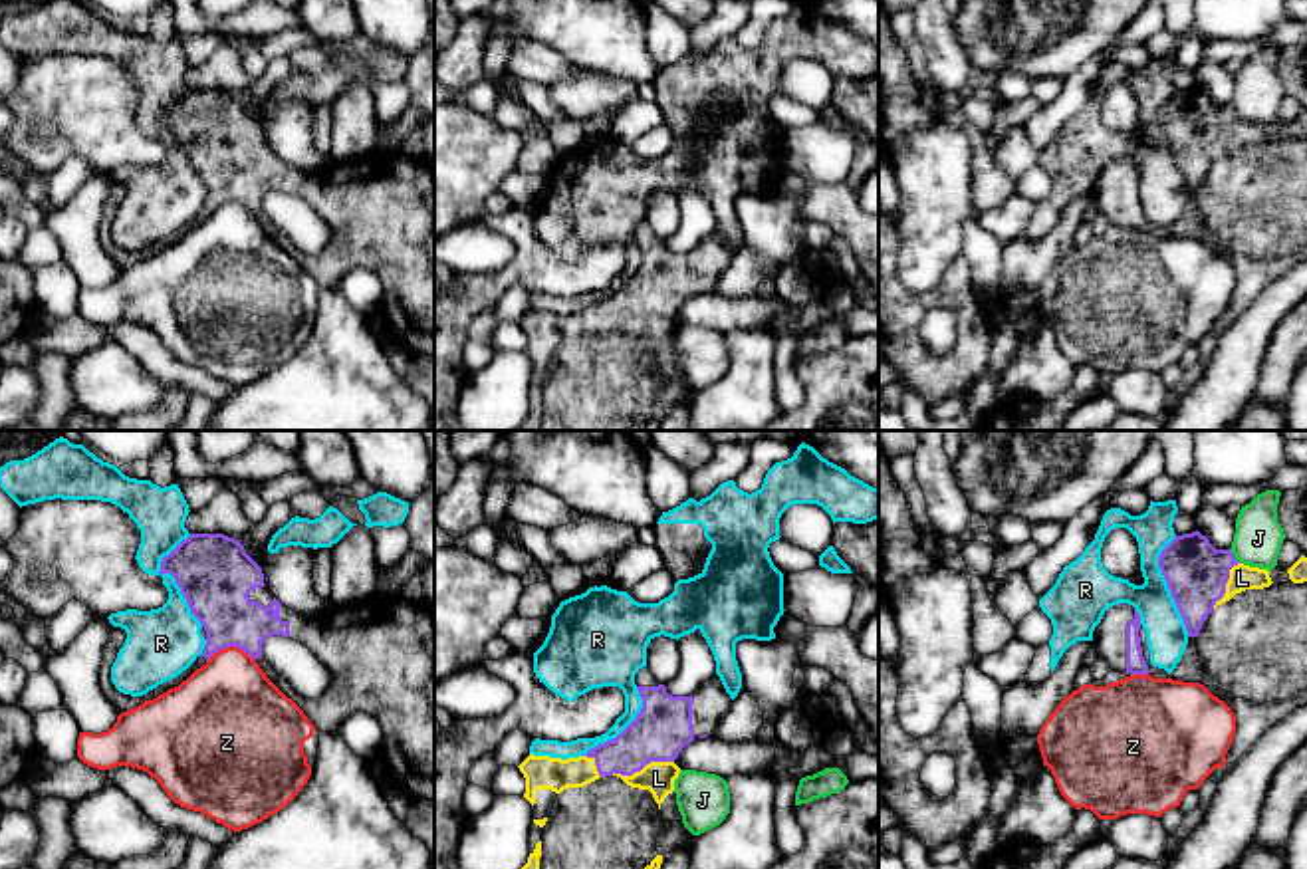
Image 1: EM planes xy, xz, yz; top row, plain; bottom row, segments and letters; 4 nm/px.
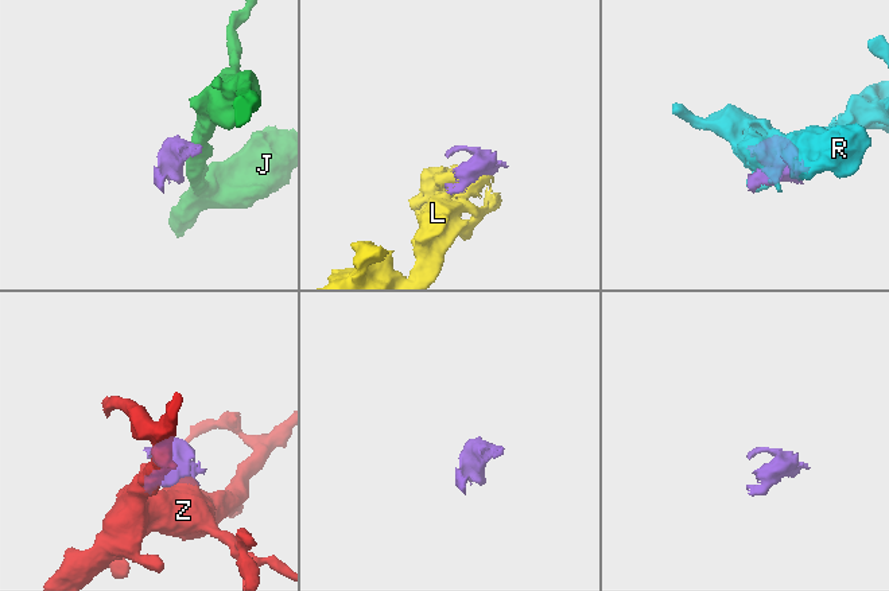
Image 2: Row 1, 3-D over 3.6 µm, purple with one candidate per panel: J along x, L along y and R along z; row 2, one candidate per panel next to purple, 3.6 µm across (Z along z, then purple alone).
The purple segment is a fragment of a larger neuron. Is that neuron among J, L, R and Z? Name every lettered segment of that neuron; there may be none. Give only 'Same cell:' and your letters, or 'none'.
Same cell: L

